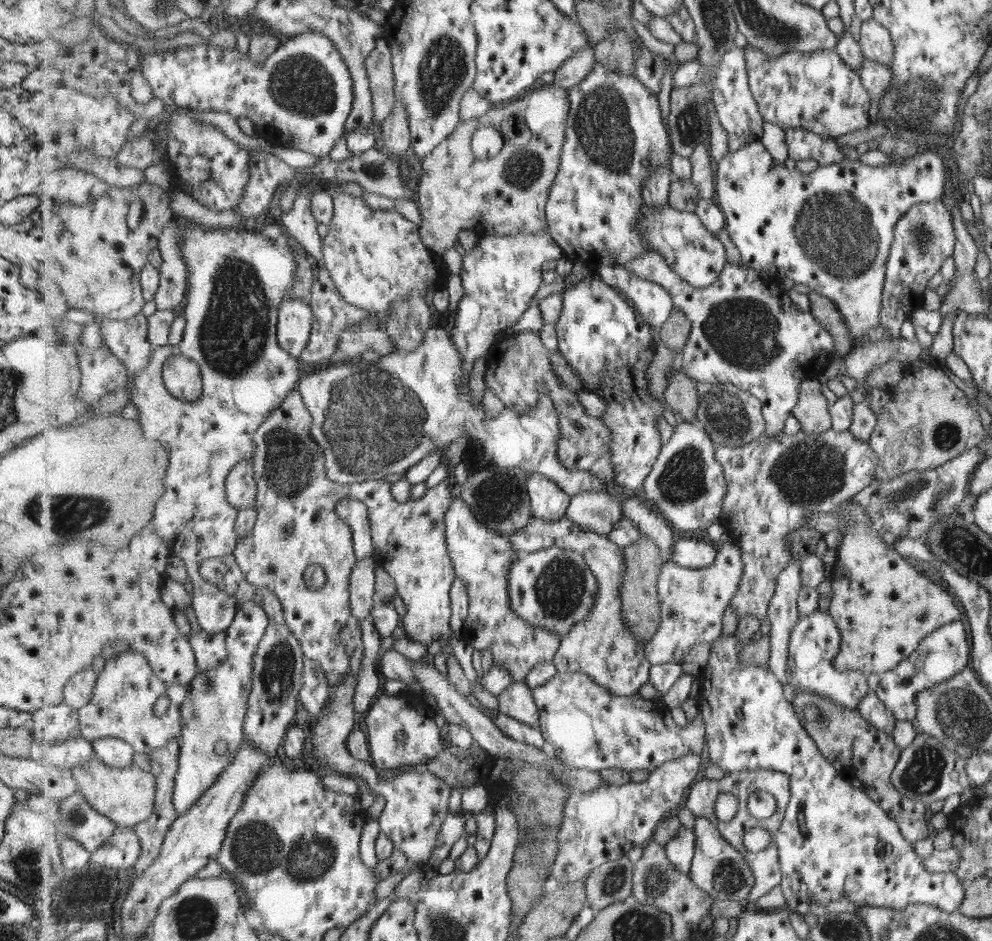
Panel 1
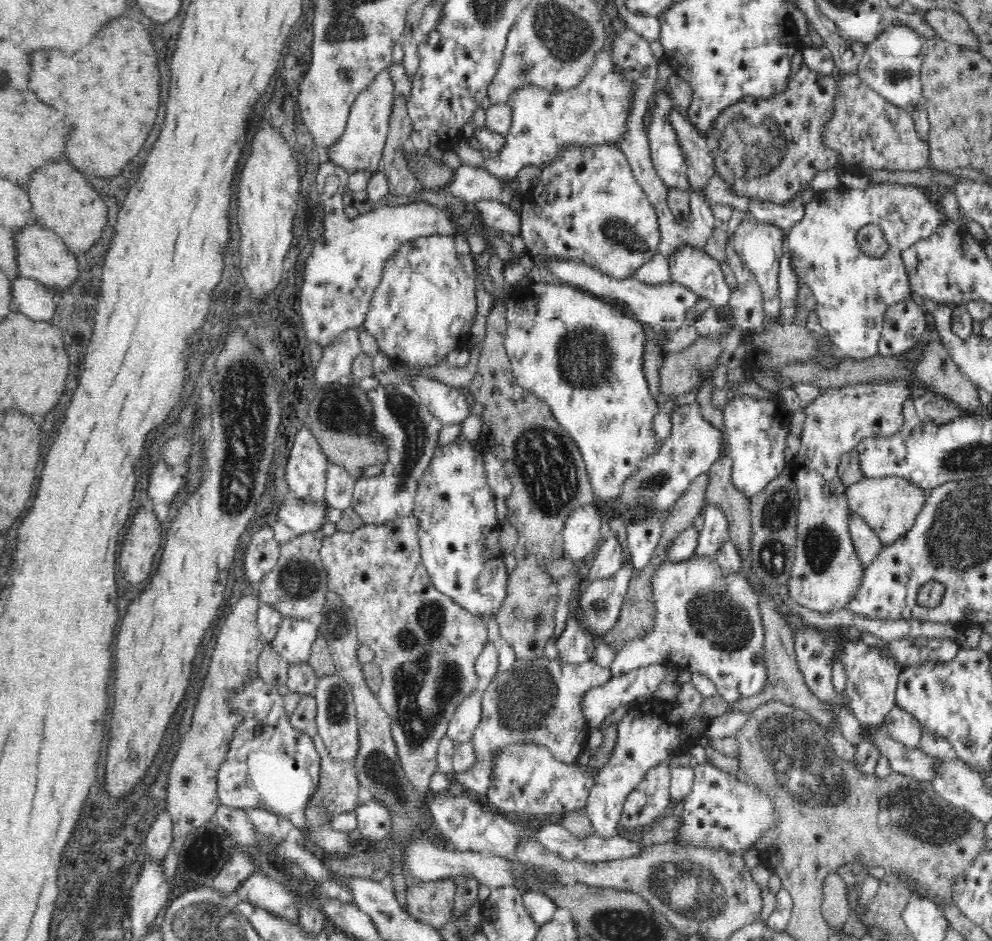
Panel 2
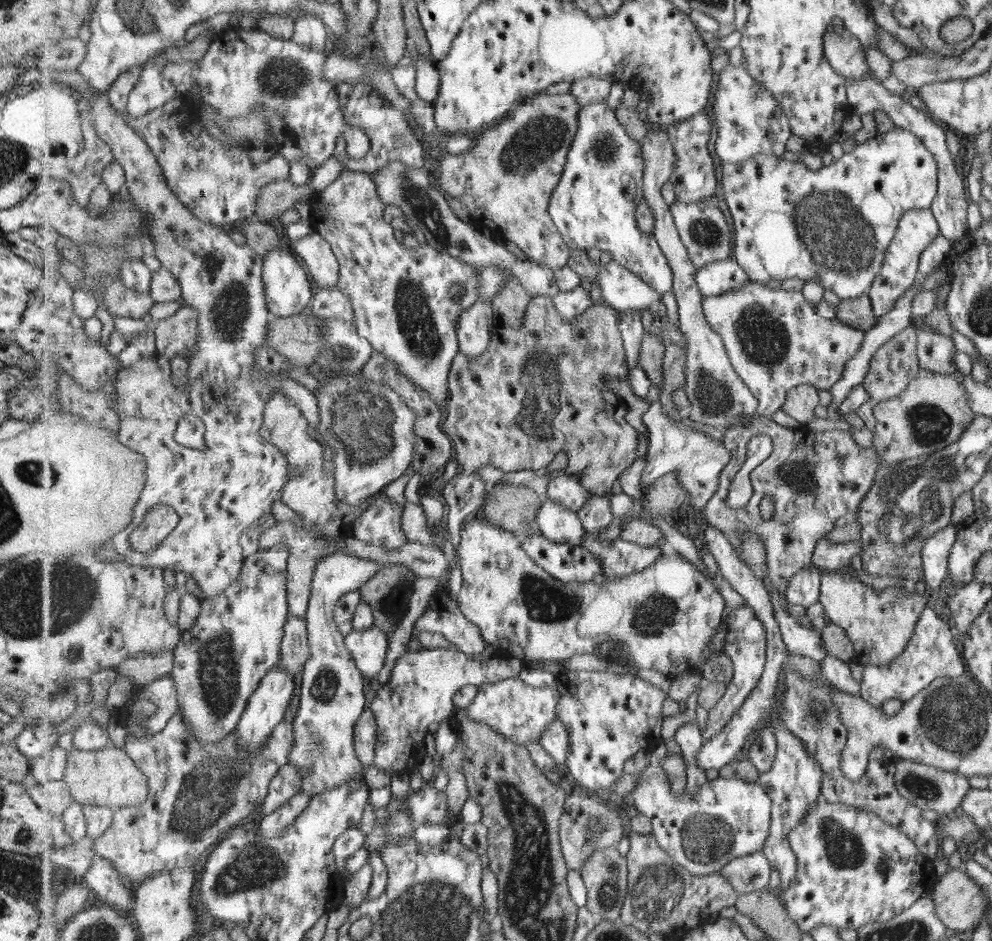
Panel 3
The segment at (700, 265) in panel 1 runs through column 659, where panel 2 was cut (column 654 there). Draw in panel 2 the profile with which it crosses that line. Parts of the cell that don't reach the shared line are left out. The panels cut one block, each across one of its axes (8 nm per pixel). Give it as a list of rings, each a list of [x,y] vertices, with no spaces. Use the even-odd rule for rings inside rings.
[[[616,142],[566,143],[552,159],[540,166],[536,184],[523,196],[524,208],[519,212],[521,235],[526,253],[534,263],[578,261],[596,268],[612,278],[632,277],[638,268],[659,252],[660,240],[657,212],[636,180],[627,156]]]

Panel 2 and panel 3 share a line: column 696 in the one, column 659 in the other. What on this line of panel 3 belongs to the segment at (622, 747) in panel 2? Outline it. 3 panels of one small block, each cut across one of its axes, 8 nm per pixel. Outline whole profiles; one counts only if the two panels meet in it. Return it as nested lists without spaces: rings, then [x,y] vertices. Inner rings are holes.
[[[565,671],[556,677],[560,690],[557,717],[568,724],[572,745],[568,772],[591,791],[611,791],[624,776],[625,762],[637,752],[663,744],[663,706],[668,693],[635,675],[609,671]]]

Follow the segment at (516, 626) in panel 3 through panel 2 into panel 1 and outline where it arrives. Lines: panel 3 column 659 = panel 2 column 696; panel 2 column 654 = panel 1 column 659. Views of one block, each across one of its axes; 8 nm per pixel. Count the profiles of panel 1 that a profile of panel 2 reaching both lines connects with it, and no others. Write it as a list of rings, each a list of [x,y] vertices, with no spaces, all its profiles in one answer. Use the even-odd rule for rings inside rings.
[[[721,523],[711,524],[705,529],[717,546],[717,560],[709,568],[691,570],[673,562],[664,564],[658,590],[662,614],[660,629],[646,647],[647,658],[653,665],[682,664],[685,655],[694,646],[700,642],[712,644],[717,640],[723,630],[723,614],[740,590],[740,582],[745,576],[743,550],[732,540],[722,542],[721,536],[725,534],[725,528]]]

